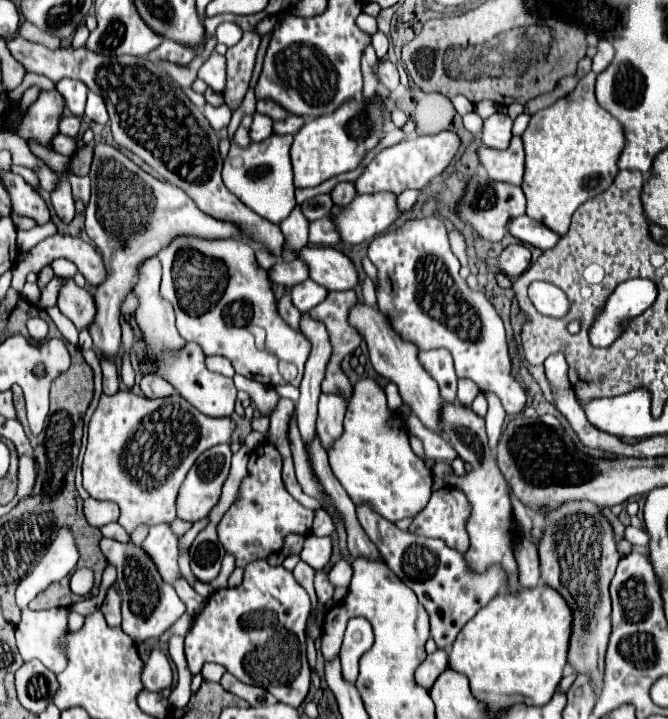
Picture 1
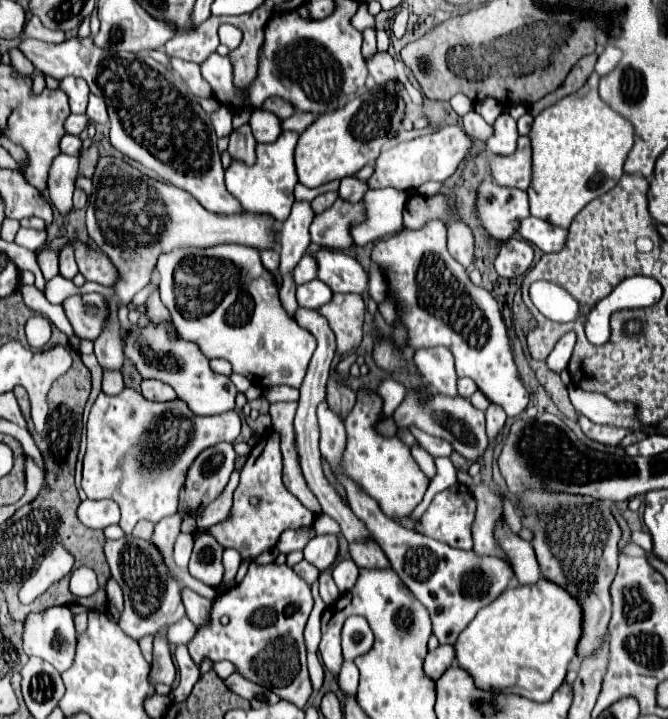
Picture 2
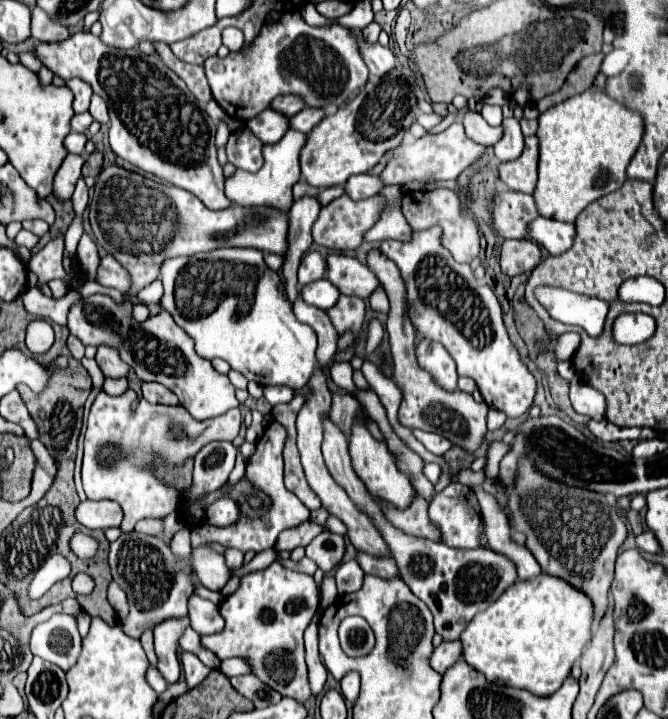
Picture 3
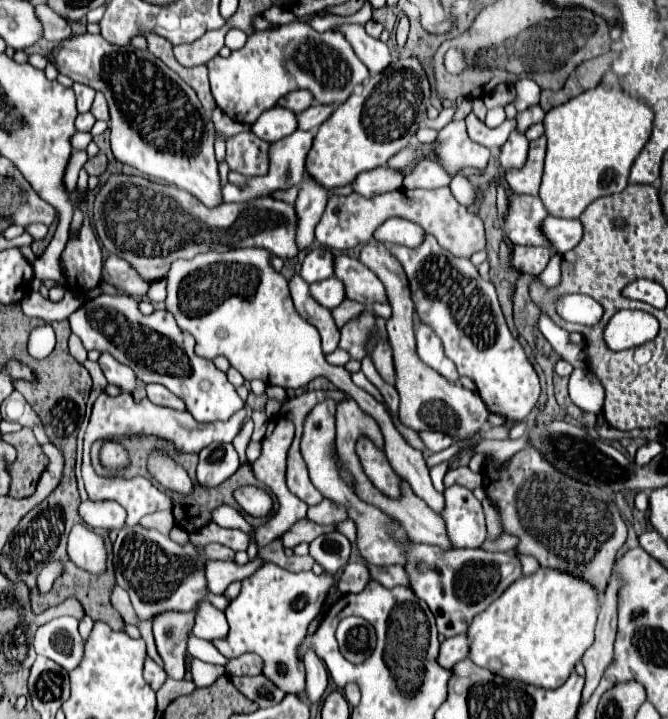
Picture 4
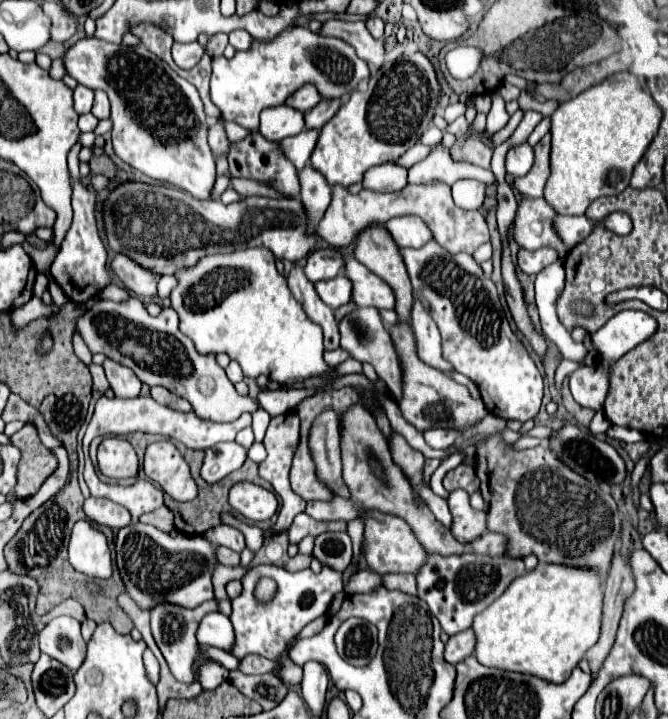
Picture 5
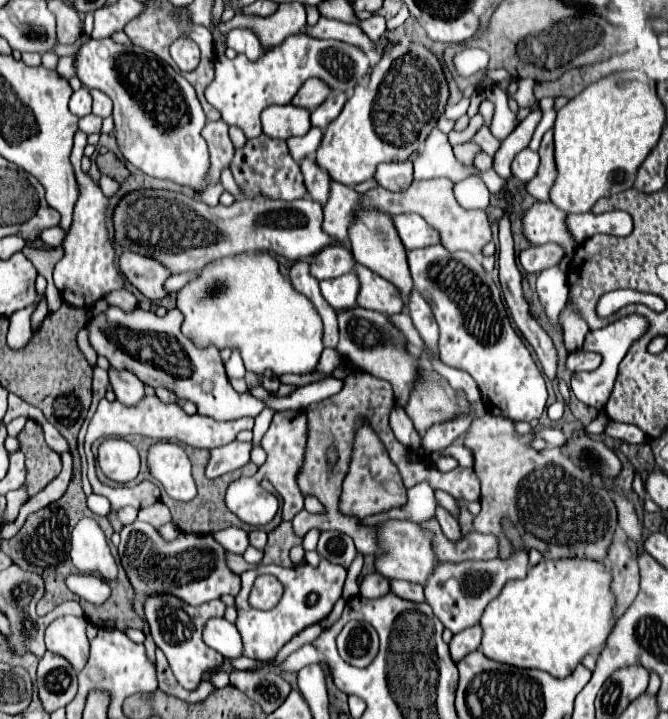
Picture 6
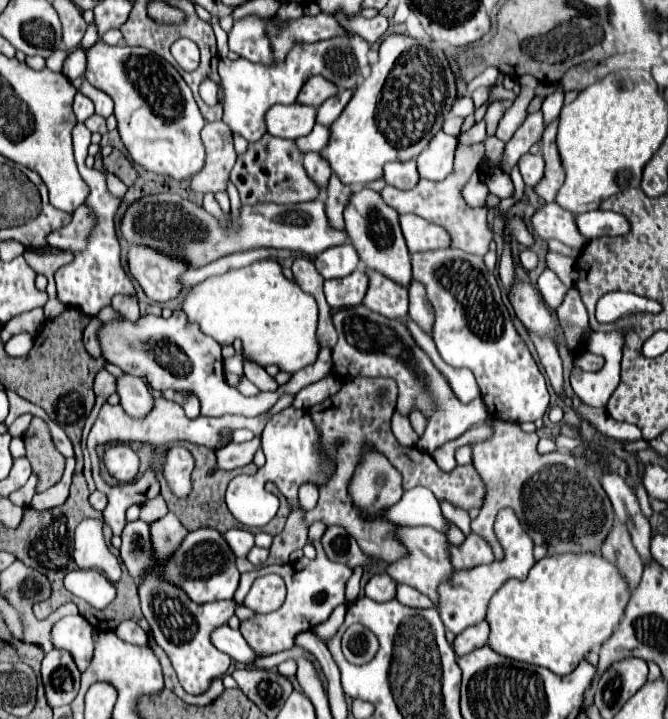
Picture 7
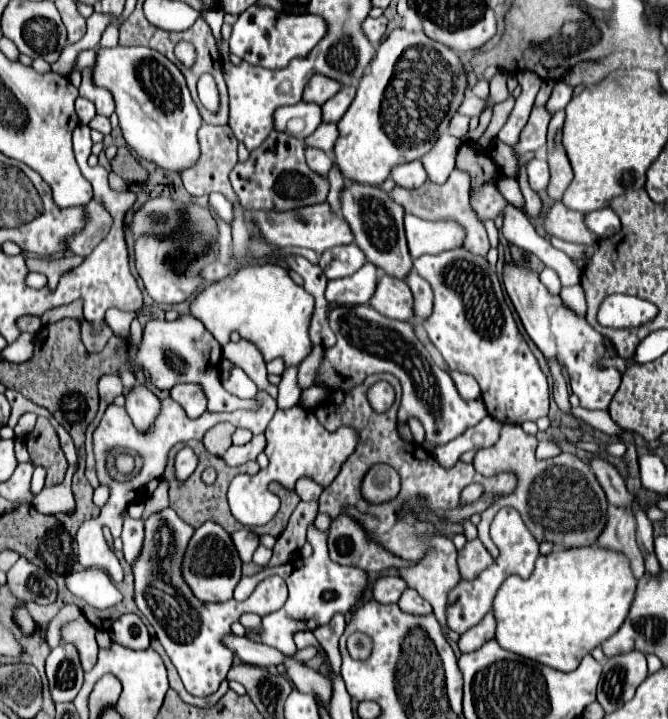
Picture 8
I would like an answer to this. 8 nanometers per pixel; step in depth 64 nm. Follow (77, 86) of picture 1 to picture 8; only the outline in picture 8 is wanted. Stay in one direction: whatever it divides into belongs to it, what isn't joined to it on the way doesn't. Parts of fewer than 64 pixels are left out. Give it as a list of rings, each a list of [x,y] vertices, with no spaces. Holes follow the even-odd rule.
[[[76,98],[76,114],[78,114],[82,124],[88,124],[96,116],[94,104],[90,100],[86,100],[86,98]]]

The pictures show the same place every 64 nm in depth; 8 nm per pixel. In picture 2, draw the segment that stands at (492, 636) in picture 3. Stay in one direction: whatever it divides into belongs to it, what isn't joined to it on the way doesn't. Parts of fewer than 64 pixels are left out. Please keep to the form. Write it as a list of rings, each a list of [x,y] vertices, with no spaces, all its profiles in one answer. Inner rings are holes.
[[[544,578],[532,586],[508,588],[460,632],[454,644],[456,664],[474,678],[480,690],[512,692],[528,700],[548,702],[562,686],[566,668],[576,656],[580,616],[580,604]]]

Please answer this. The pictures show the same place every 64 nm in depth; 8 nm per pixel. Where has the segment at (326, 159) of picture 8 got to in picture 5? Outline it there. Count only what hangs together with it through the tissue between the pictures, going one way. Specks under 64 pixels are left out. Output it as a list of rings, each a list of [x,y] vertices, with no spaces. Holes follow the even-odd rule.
[[[308,166],[300,172],[300,202],[308,212],[308,234],[312,234],[330,204],[330,186]]]

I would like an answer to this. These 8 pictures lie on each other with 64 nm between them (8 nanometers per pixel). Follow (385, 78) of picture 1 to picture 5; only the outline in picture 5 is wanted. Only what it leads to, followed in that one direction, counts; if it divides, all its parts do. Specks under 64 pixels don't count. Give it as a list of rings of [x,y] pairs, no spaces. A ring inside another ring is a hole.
[[[328,20],[324,22],[324,36],[336,36],[348,42],[356,54],[368,62],[370,68],[378,70],[384,64],[384,42],[370,36],[364,22],[344,22],[344,20]]]

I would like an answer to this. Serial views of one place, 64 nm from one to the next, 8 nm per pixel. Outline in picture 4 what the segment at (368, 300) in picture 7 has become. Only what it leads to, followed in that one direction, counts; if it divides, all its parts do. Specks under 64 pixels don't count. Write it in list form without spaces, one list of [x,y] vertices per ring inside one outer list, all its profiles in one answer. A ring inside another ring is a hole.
[[[346,254],[334,256],[334,276],[344,284],[350,300],[360,300],[366,306],[374,302],[386,302],[382,282],[360,260]]]

